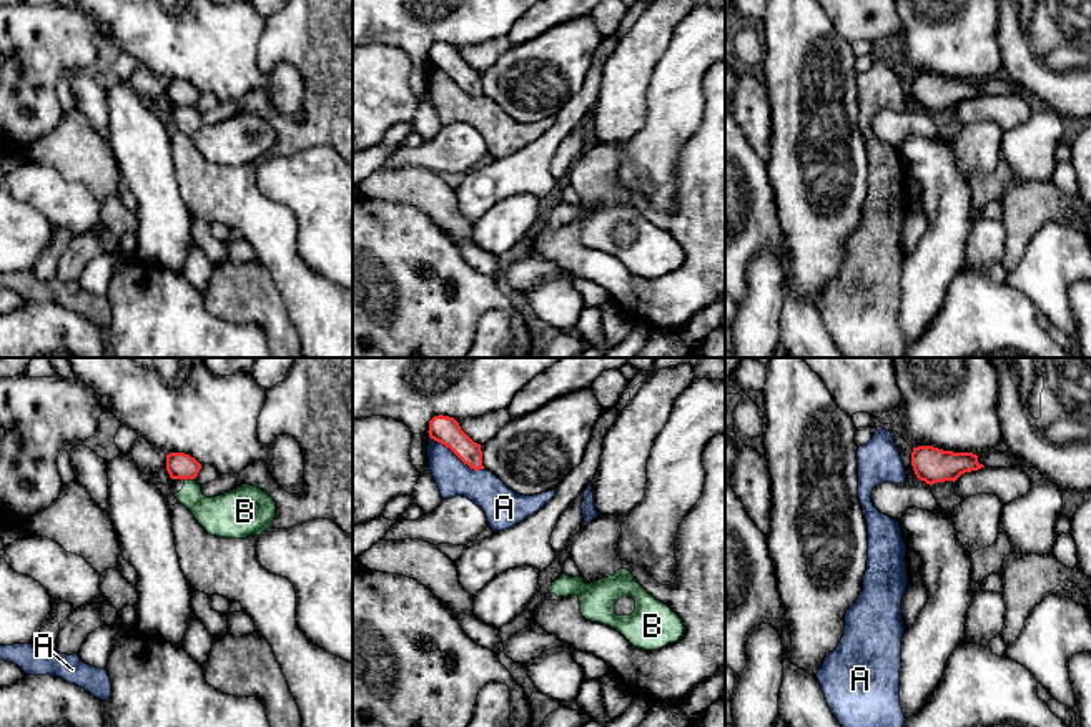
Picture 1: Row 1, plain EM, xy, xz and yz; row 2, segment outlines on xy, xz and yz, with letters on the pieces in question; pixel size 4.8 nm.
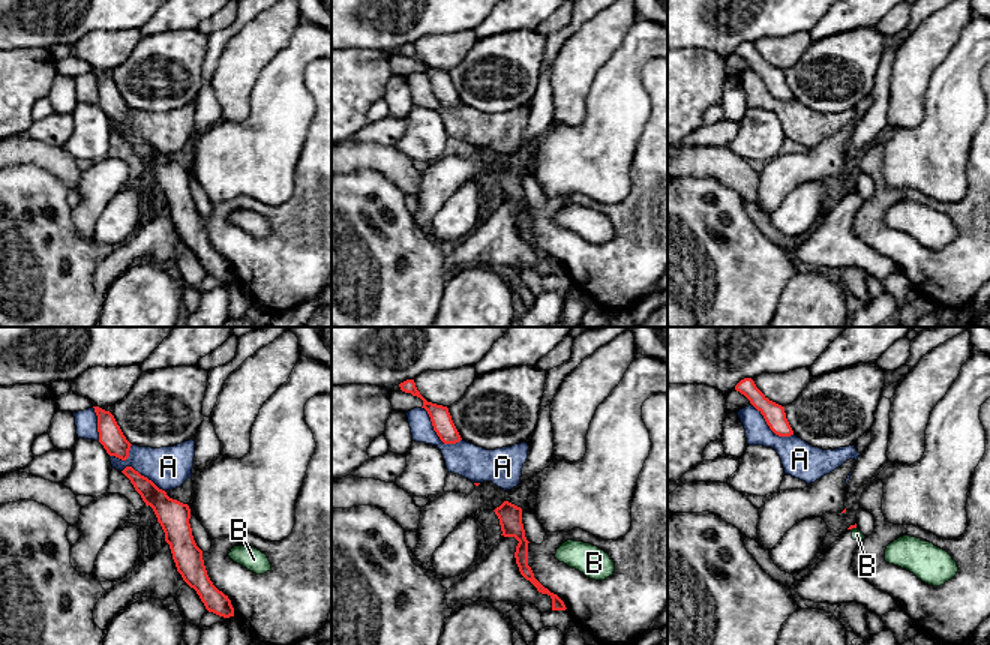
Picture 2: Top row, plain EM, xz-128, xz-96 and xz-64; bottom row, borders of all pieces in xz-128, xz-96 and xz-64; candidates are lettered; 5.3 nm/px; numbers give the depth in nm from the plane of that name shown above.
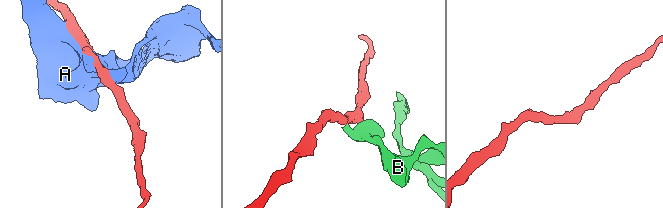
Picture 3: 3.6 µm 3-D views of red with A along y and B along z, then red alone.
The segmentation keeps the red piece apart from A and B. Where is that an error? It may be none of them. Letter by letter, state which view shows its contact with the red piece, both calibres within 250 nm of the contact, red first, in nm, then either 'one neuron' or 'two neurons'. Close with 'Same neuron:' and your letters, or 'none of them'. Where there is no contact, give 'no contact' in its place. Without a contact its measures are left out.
A: xz | 140/170 nm | two neurons
B: xy | 130/200 nm | two neurons
Same neuron: none of them

